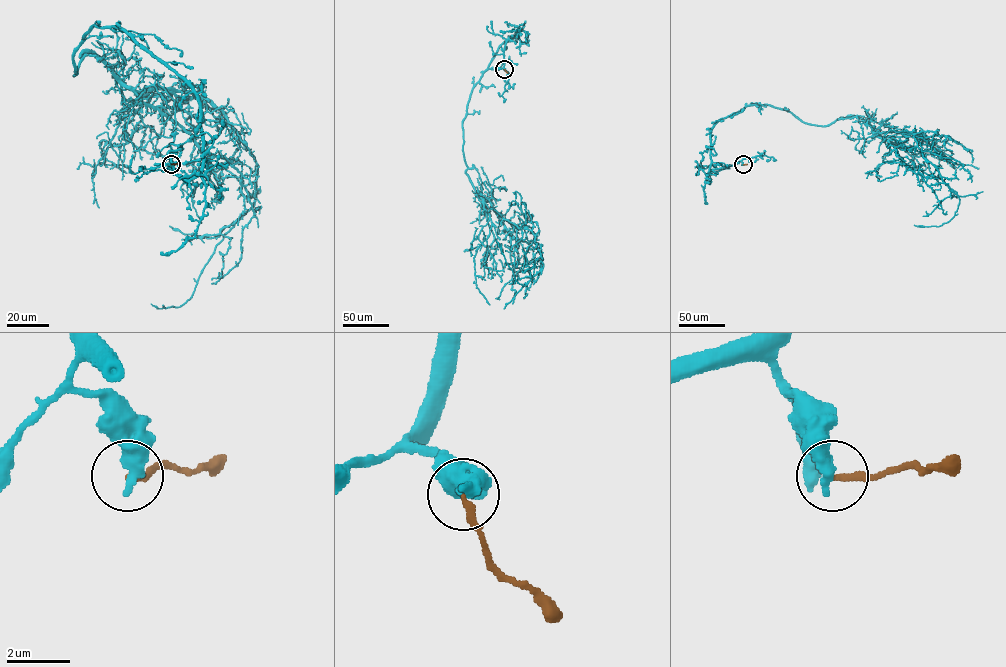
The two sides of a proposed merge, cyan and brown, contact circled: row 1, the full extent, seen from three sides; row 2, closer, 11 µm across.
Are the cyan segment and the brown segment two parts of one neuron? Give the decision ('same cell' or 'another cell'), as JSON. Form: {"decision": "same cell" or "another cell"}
{"decision": "another cell"}

